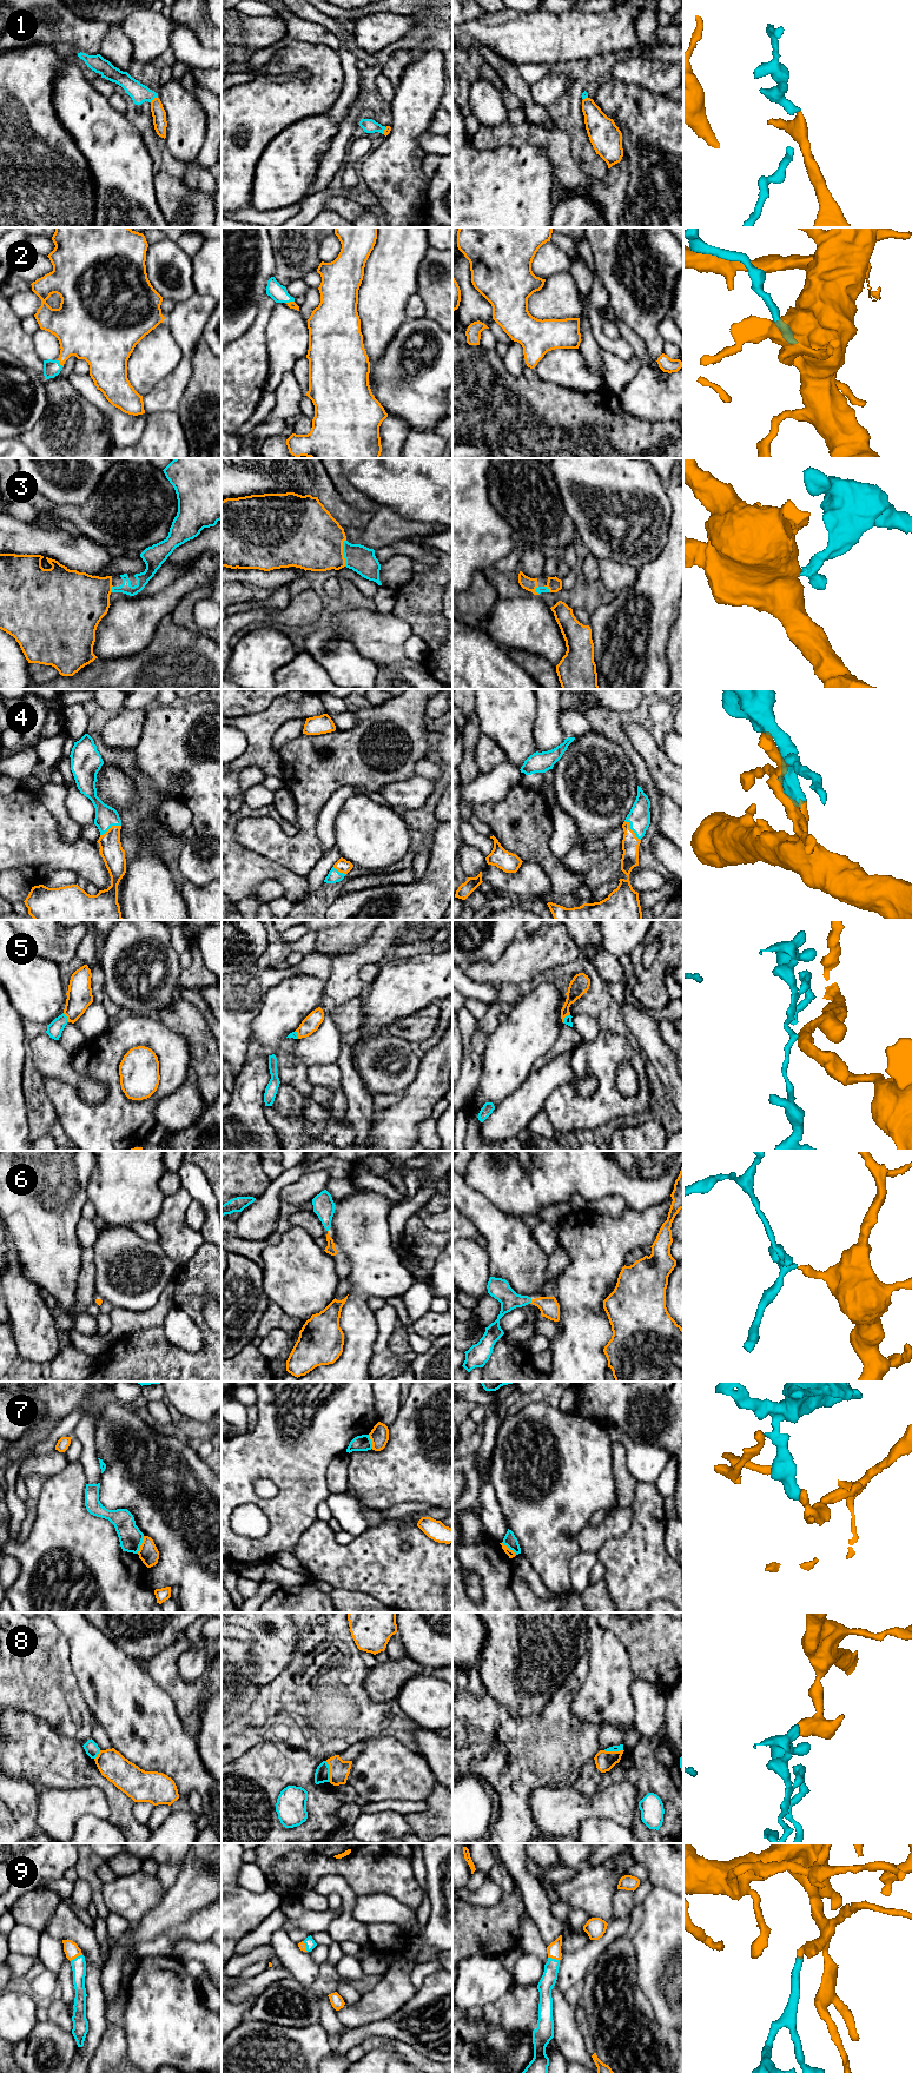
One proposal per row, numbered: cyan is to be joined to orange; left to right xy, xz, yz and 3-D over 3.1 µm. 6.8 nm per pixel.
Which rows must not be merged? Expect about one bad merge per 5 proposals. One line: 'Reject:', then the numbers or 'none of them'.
Reject: 5, 7, 8

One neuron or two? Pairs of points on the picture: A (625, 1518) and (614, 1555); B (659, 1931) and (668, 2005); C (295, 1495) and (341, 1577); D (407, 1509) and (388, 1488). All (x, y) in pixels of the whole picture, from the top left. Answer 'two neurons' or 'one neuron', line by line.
A: two neurons
B: one neuron
C: two neurons
D: two neurons

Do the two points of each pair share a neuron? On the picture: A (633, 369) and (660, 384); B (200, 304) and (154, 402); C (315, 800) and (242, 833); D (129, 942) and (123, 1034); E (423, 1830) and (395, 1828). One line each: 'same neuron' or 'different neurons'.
A: different neurons
B: same neuron
C: same neuron
D: different neurons
E: different neurons

